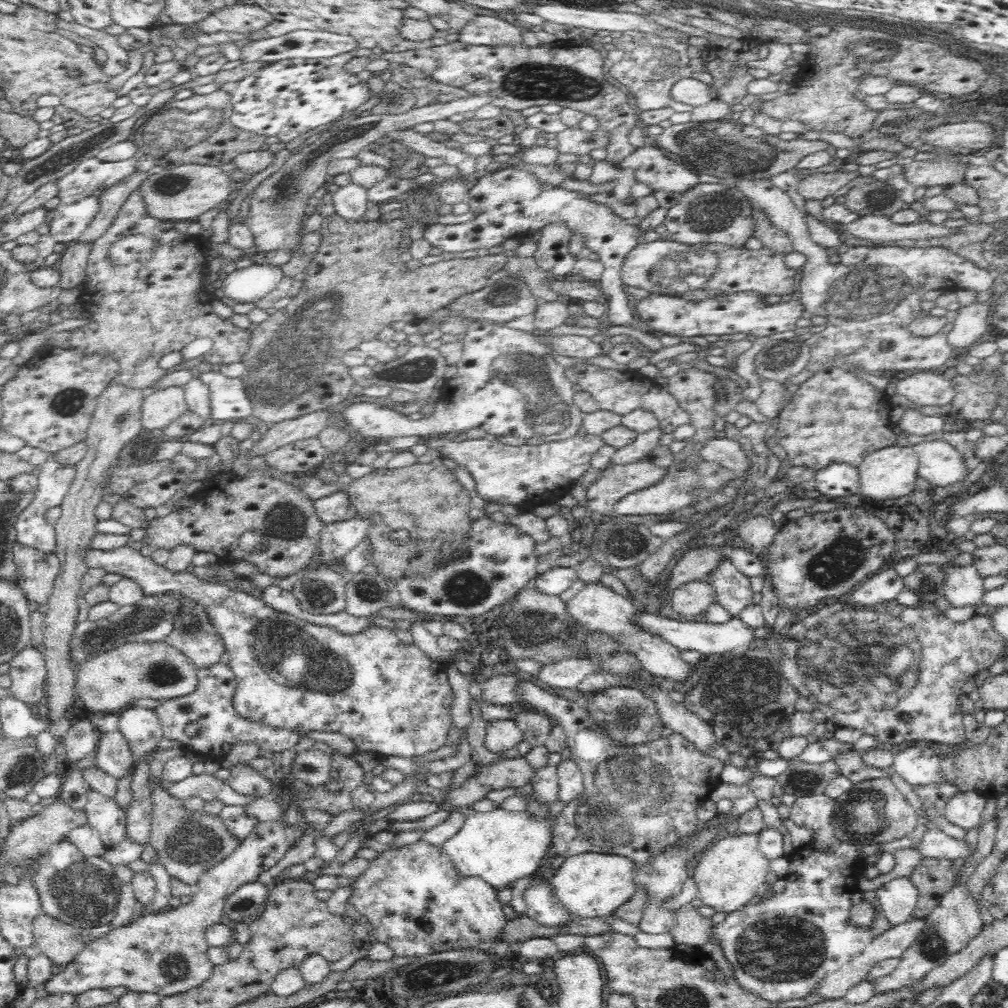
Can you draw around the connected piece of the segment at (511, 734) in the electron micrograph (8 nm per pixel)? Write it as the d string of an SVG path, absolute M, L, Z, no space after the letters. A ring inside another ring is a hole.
M501 719L488 723L485 745L490 752L502 755L520 742L523 742L523 735L513 720Z

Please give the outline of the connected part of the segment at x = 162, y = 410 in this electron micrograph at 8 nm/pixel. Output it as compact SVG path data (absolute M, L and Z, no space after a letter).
M170 386L149 392L141 408L141 425L145 432L166 428L173 420L189 410L184 388Z

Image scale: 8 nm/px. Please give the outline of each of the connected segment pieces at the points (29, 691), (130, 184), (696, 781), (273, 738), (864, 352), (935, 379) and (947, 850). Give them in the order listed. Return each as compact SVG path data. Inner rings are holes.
M28 644L9 660L9 664L11 696L26 703L30 709L45 696L47 668L44 655Z
M136 170L129 177L116 182L110 188L106 188L100 194L99 210L96 216L90 221L90 224L86 227L86 231L80 236L78 242L93 244L98 238L101 238L108 231L108 227L115 221L120 207L148 176L147 172Z
M524 680L517 684L515 692L519 694L519 698L534 706L536 712L546 714L566 732L572 760L583 774L585 794L565 805L551 830L552 845L558 855L570 858L584 852L616 854L644 866L651 855L660 854L662 850L666 850L666 846L673 845L686 834L696 830L696 824L699 822L696 810L721 784L720 776L725 768L723 762L702 755L692 743L676 732L668 732L660 741L646 745L636 747L614 745L604 735L604 731L595 726L585 706L580 702L570 701Z
M218 663L206 668L197 669L195 689L187 695L178 698L161 700L154 708L154 713L160 719L163 737L174 740L182 745L182 749L196 752L203 760L212 760L217 763L228 756L237 742L254 743L262 754L283 753L285 750L294 750L301 740L298 735L285 729L272 729L260 723L252 723L240 719L233 707L233 696L237 680L229 665ZM196 722L201 730L196 737L190 737L185 732L187 723Z
M754 175L740 177L734 187L749 198L753 207L764 211L772 225L789 235L794 252L808 257L796 299L812 315L828 319L822 332L805 340L811 348L809 362L797 376L782 383L784 388L802 385L820 369L828 367L848 371L850 367L861 366L866 373L877 374L876 370L930 370L953 362L953 348L946 334L941 331L926 338L916 337L910 333L909 325L920 315L925 292L968 289L984 297L984 290L989 291L993 287L992 278L996 278L991 272L942 246L874 247L869 248L863 262L852 267L830 264L826 249L811 240L804 222L805 211L793 202L791 196L776 188L769 179Z
M918 372L896 383L898 383L896 393L905 396L918 405L918 408L924 406L941 408L951 404L955 396L951 382L932 372Z
M928 828L920 842L913 847L924 861L952 862L959 857L970 857L971 854L965 840L952 838L938 828Z

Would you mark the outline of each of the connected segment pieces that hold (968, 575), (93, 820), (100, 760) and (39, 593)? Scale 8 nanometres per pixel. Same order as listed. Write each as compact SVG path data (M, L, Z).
M946 565L945 597L954 608L977 606L986 589L974 565Z
M90 788L84 811L87 823L99 832L107 850L126 840L126 812L117 806L114 799L106 798Z
M104 732L97 740L96 766L117 780L128 776L132 768L132 750L118 732Z
M16 542L13 544L13 561L16 563L17 570L16 583L24 591L26 599L39 605L47 604L61 565L55 553L44 554L35 548Z

